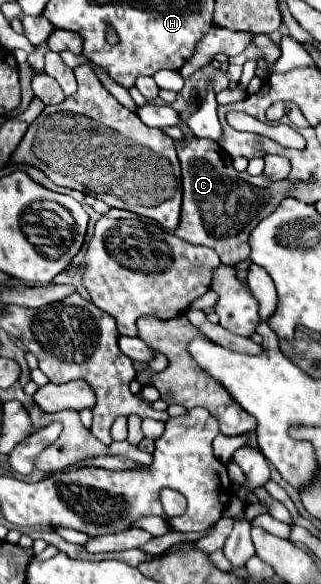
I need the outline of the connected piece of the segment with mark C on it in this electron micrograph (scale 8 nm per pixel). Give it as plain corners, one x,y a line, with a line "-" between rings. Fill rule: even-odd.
206,138
178,142
178,160
182,164
182,212
180,224
174,230
178,238
192,244
214,248
224,264
238,264
248,258
248,236
260,220
270,216
278,202
292,198
292,182
268,180
264,174
250,176
248,172
236,172
232,158
218,142

